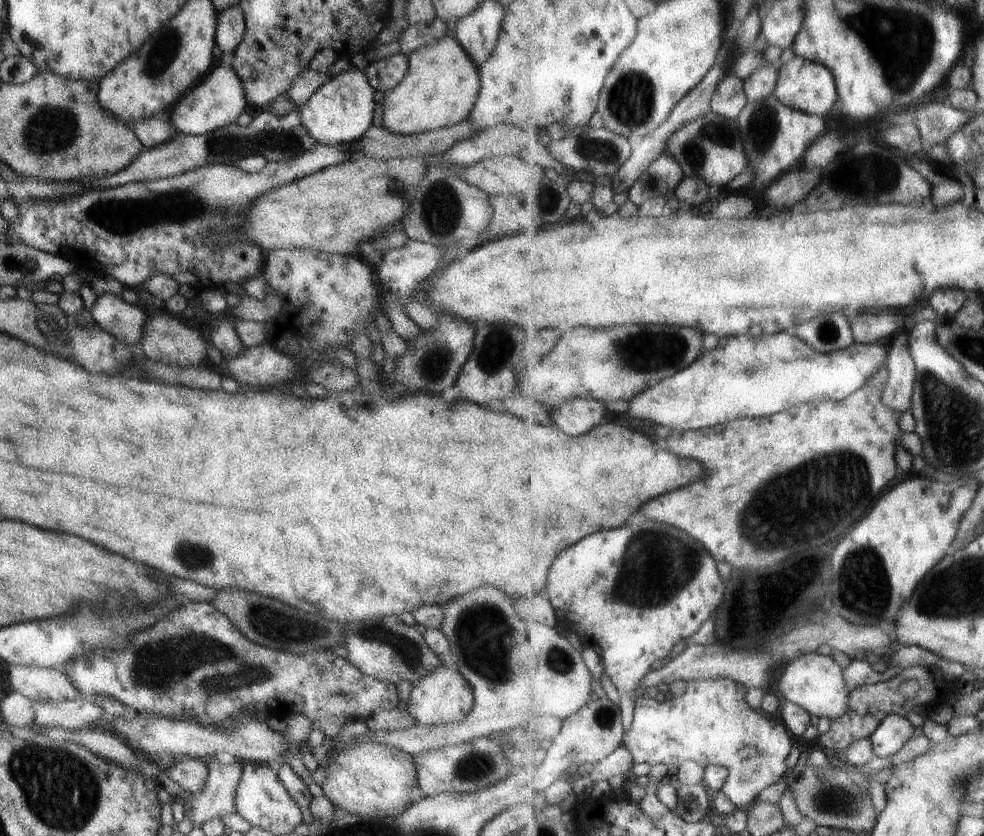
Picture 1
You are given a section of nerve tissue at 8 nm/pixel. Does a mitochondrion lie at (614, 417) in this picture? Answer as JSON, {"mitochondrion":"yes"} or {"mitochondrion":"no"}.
{"mitochondrion":"no"}

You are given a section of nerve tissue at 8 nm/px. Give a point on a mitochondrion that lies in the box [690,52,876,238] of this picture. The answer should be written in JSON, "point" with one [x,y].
{"point":[763,124]}

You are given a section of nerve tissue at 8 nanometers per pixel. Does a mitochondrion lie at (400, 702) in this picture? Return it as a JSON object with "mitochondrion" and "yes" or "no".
{"mitochondrion":"no"}

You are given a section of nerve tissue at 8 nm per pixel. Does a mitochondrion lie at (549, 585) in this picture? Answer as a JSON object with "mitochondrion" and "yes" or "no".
{"mitochondrion":"no"}

